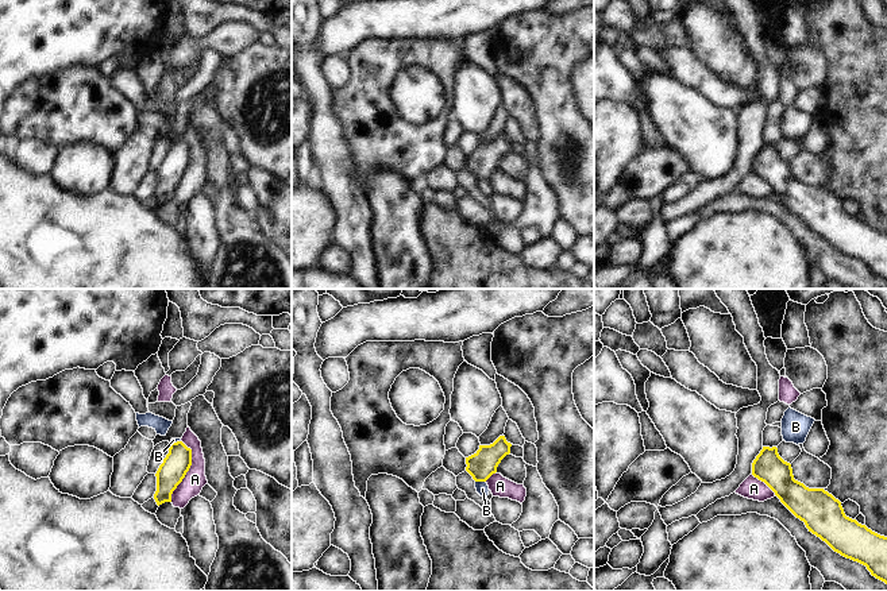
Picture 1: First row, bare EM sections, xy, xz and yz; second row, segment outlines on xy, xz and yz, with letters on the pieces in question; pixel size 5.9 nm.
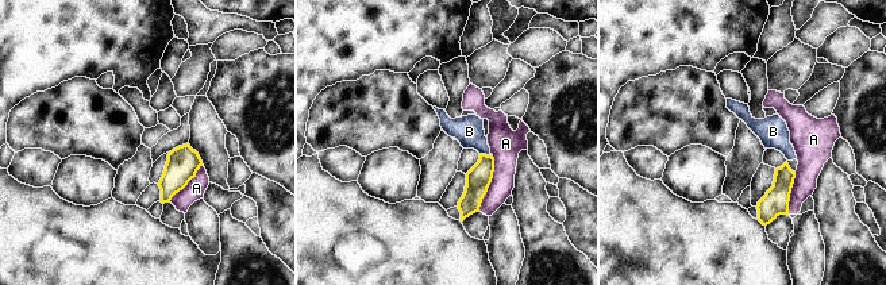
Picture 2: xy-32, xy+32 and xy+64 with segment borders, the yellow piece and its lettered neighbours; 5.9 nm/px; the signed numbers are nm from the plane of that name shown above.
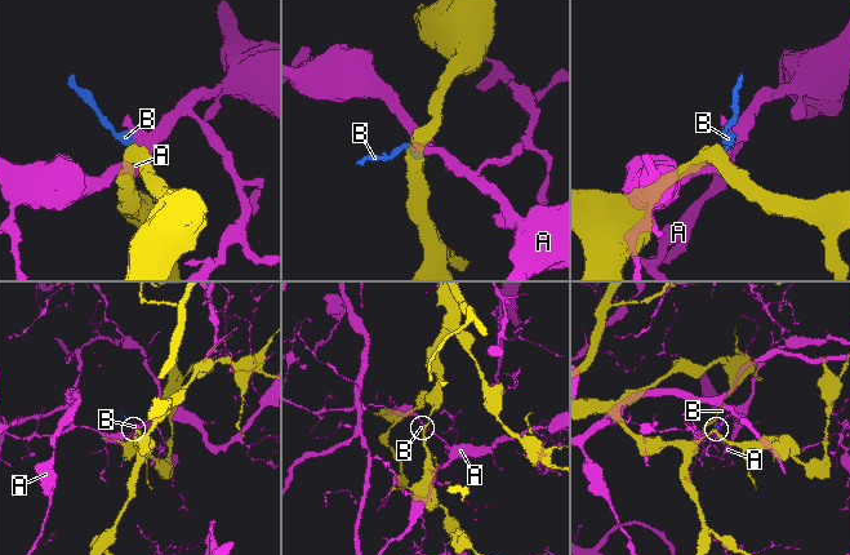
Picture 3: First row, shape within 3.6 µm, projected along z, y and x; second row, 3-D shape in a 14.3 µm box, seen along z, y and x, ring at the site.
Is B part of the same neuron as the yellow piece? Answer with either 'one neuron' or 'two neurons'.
two neurons

